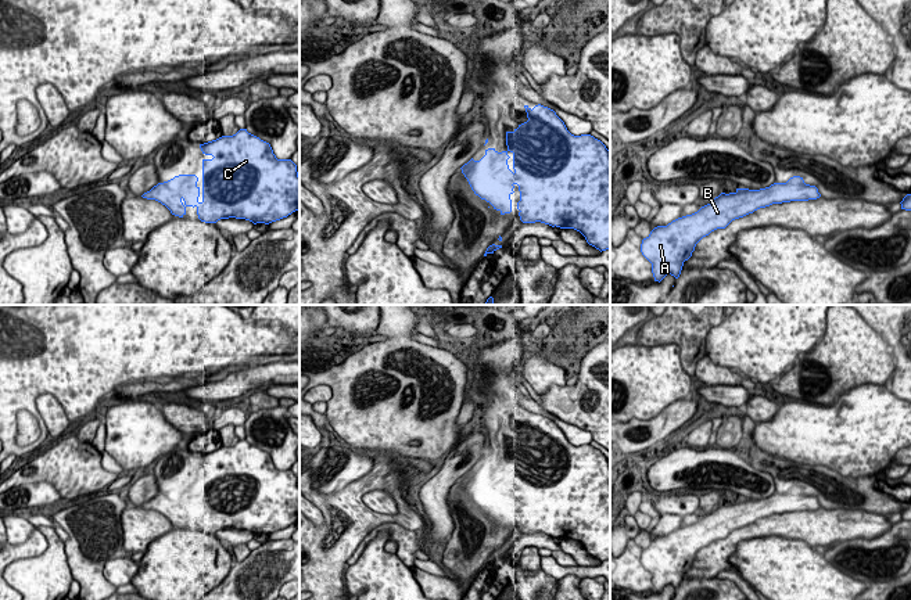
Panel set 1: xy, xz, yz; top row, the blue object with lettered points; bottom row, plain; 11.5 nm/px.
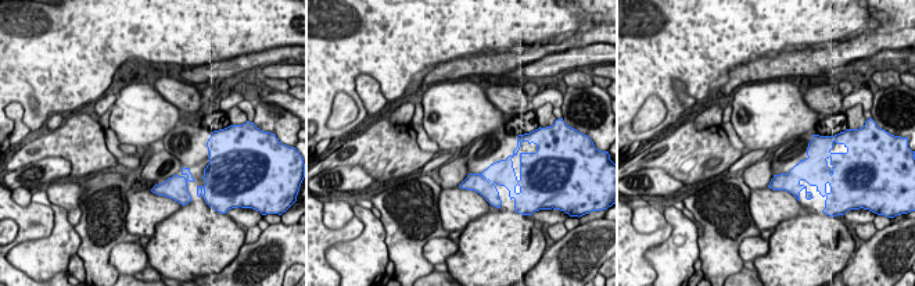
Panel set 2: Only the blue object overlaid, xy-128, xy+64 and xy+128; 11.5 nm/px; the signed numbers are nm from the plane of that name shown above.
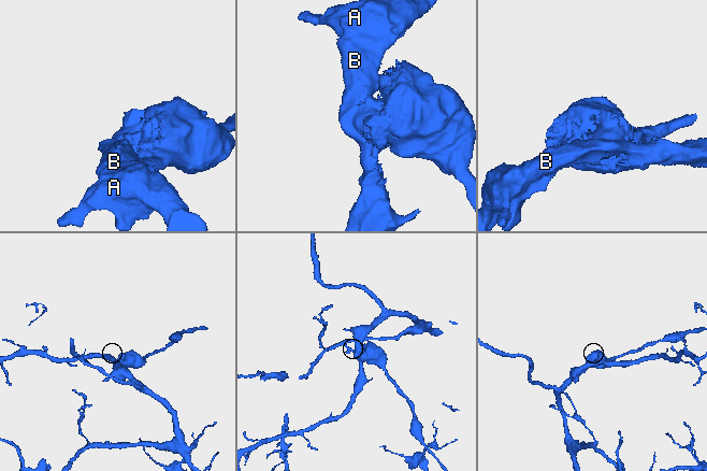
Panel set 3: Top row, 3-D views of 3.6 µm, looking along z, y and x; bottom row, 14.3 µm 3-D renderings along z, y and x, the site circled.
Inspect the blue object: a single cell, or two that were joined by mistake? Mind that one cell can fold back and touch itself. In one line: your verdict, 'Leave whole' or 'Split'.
Split

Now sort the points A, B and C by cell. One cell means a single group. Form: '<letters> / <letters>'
A B / C

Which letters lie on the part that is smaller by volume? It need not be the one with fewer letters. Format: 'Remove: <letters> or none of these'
Remove: C

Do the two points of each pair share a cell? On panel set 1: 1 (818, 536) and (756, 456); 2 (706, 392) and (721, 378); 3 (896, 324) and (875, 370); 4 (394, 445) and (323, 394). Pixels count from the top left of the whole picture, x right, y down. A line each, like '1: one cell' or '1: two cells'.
1: two cells
2: two cells
3: two cells
4: two cells

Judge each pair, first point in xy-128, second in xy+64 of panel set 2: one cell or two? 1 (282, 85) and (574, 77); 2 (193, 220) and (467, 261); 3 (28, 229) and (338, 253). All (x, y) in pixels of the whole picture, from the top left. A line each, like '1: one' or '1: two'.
1: one
2: one
3: two

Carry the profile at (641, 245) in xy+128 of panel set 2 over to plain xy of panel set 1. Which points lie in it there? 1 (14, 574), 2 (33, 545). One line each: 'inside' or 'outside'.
1: outside
2: inside

